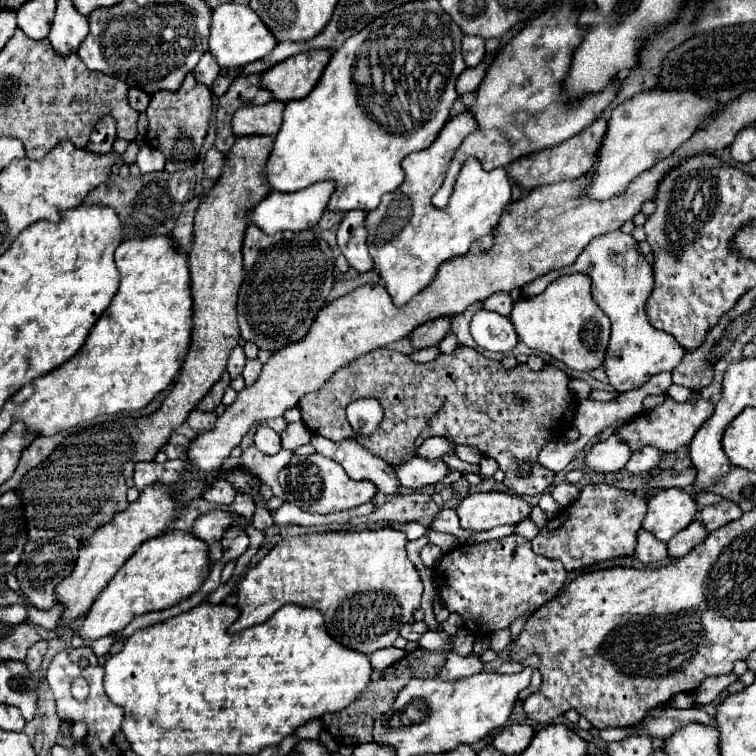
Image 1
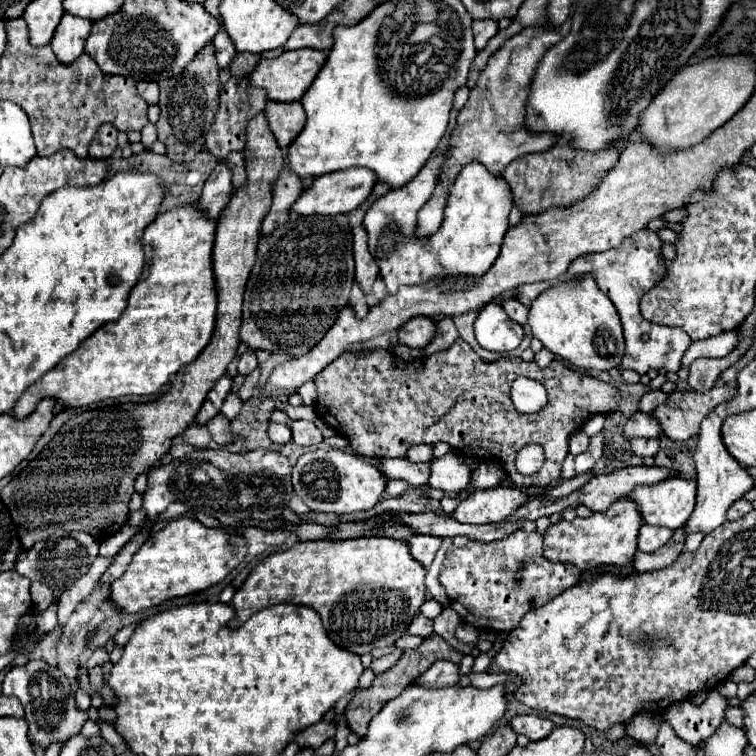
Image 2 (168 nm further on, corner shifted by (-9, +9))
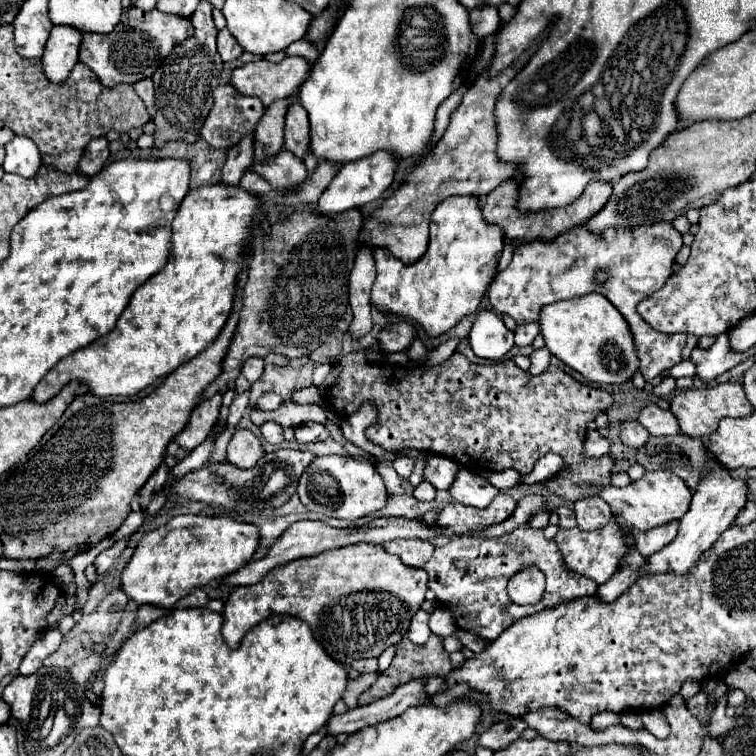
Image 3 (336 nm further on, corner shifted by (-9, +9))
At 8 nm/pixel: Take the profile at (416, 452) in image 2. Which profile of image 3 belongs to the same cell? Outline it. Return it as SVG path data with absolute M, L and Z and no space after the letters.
M397 456L395 462L393 462L393 468L395 468L395 472L397 472L399 476L409 478L411 472L413 472L413 468L415 468L415 460L409 458L409 456Z

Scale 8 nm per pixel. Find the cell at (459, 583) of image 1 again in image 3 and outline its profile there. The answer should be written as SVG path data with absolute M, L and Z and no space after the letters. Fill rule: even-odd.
M521 526L513 530L513 534L505 534L505 538L497 540L451 538L449 544L435 548L433 558L425 564L425 572L429 574L429 590L433 590L437 600L451 610L455 624L461 630L467 630L483 640L495 640L503 630L507 630L513 622L527 614L553 608L565 600L593 596L597 592L597 582L569 570L555 542L547 540L541 530L535 530L531 526ZM529 564L535 564L543 570L547 588L537 604L519 606L509 600L505 588L511 574Z

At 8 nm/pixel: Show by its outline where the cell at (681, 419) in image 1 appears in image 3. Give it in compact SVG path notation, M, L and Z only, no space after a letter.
M725 382L725 384L711 386L711 388L683 390L681 394L675 394L671 398L671 412L679 420L681 434L691 436L691 438L705 438L717 430L717 424L721 418L749 416L753 412L753 408L749 406L749 400L747 400L743 386L739 382Z

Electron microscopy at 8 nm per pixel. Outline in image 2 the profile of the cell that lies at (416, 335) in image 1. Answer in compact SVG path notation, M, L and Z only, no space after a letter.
M425 316L413 318L409 324L399 328L399 344L409 348L425 348L435 334L435 322Z

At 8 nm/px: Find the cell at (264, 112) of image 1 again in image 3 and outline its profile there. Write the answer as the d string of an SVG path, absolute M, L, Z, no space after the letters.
M293 102L285 116L285 148L299 158L309 150L309 118L299 102Z

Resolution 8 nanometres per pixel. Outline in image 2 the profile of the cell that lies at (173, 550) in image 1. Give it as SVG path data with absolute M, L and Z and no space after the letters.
M179 516L171 522L167 522L167 526L163 530L151 534L147 538L147 542L135 552L135 556L133 556L131 564L127 566L127 570L123 572L123 576L111 584L111 598L123 614L135 614L135 612L159 606L167 600L195 594L195 592L201 592L201 590L207 590L207 588L219 584L233 568L237 568L241 564L241 560L245 556L247 556L247 542L243 536L229 534L221 528L207 528L199 520Z

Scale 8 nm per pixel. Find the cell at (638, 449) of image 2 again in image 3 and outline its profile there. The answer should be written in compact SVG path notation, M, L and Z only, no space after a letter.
M623 422L621 426L621 440L629 448L643 448L649 440L649 432L641 428L637 422Z

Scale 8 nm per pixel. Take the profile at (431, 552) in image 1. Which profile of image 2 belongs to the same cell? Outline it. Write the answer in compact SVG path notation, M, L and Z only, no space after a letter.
M411 536L407 540L407 544L409 544L411 556L419 564L429 568L433 558L435 558L435 554L437 554L437 550L439 550L439 546L441 546L441 538L435 538L435 536Z

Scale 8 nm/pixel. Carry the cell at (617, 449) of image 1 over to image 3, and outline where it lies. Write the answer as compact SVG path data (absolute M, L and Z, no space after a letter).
M649 404L641 410L637 420L651 436L673 436L679 432L677 418L671 412L661 410L657 404Z

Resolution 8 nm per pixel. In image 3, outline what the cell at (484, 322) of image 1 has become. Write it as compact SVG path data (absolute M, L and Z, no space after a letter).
M481 310L477 312L477 318L469 332L469 344L477 356L499 360L513 348L515 340L513 332L505 326L499 314L491 310Z

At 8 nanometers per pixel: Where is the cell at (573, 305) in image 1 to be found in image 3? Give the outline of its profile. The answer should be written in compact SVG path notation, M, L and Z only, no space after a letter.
M599 292L555 302L541 308L541 336L553 356L577 370L589 382L621 384L637 372L637 354L633 354L633 336L619 310Z

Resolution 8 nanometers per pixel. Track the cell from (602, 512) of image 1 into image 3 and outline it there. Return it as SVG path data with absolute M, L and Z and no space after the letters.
M613 516L607 526L593 530L593 532L583 532L579 528L571 528L571 530L559 528L559 532L553 540L557 542L559 552L563 554L563 560L571 570L575 570L577 574L585 574L587 578L593 578L595 582L603 584L617 572L621 558L627 554L627 550L631 550L625 536L627 536L627 530L621 524L617 524L617 520Z

